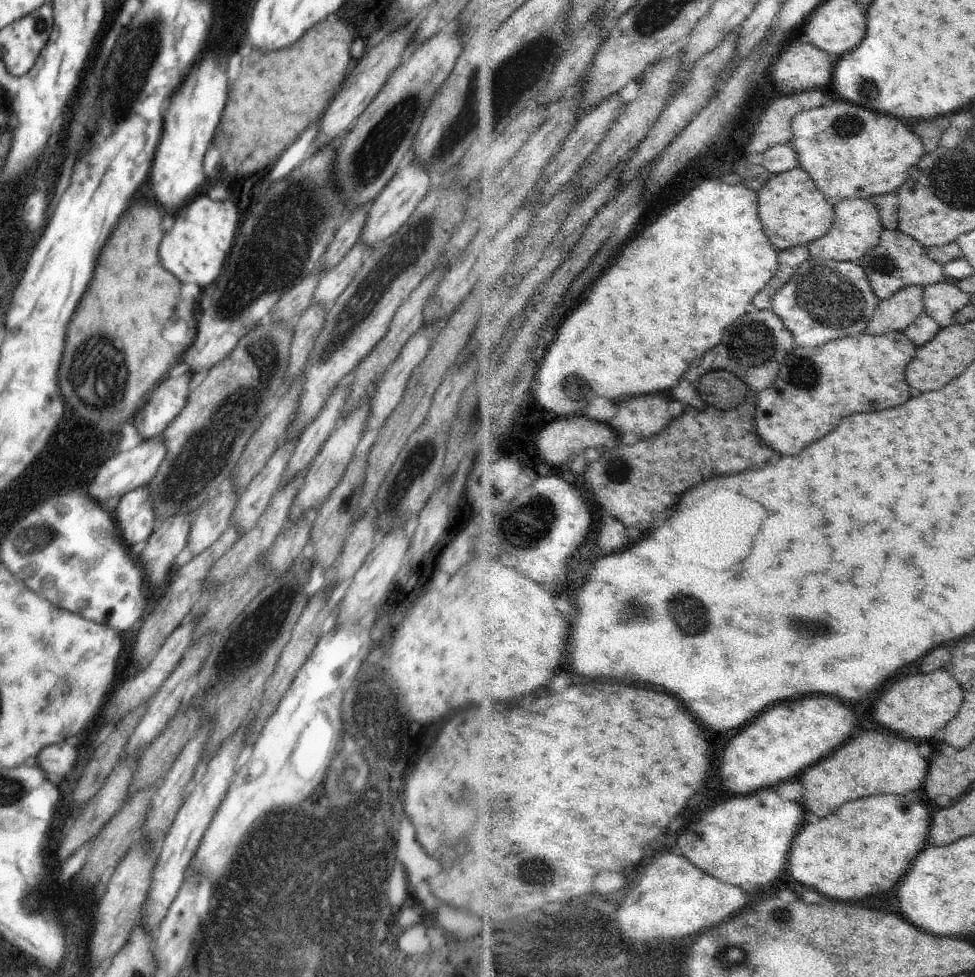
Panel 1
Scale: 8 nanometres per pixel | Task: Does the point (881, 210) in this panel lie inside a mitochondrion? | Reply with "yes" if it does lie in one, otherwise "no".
no

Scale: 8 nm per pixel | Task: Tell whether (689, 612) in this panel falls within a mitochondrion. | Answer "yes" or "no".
yes

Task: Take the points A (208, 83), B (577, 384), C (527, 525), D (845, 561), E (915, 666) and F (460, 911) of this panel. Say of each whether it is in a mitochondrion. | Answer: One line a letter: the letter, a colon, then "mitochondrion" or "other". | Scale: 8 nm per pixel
A: other
B: mitochondrion
C: mitochondrion
D: other
E: other
F: other

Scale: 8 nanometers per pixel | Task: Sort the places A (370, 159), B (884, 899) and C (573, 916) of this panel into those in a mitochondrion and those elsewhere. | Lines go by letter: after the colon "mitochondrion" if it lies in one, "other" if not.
A: mitochondrion
B: other
C: mitochondrion

